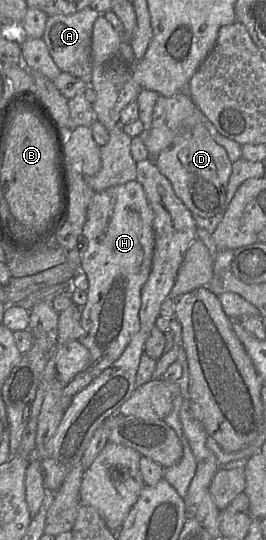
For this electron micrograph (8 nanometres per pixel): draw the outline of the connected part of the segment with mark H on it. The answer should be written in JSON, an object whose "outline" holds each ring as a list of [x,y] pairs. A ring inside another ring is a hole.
{"outline":[[[134,180],[96,192],[87,208],[83,236],[84,251],[80,271],[87,276],[88,289],[87,302],[81,308],[82,334],[78,341],[89,351],[90,364],[87,370],[98,376],[119,359],[140,329],[141,290],[151,271],[155,245],[153,212],[142,185]]]}

